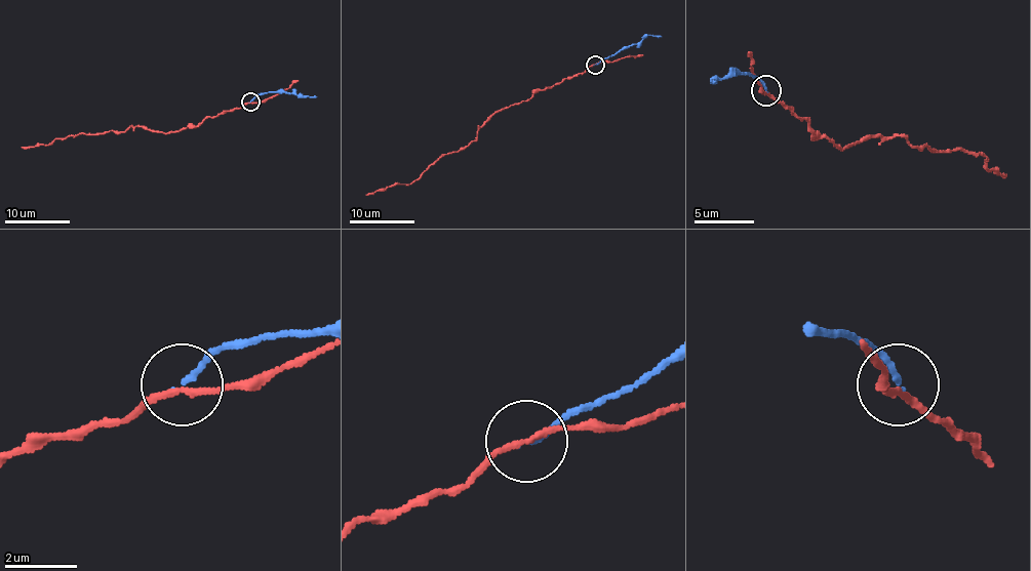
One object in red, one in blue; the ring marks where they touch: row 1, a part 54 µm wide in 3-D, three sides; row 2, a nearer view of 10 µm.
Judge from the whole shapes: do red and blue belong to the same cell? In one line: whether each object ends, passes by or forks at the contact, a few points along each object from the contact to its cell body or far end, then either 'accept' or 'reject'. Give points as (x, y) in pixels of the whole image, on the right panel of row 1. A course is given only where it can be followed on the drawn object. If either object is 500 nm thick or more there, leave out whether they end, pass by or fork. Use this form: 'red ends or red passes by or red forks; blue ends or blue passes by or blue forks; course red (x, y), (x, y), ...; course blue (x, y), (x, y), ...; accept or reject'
red passes by; blue ends; course red (766, 92), (841, 150), (902, 134), (917, 147), (977, 153), (992, 170), (1006, 173); course blue (766, 89), (755, 78), (737, 75), (727, 75), (713, 81), (713, 84); reject

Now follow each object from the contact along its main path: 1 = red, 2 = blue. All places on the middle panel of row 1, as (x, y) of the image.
1: (595, 65), (525, 100), (498, 111), (478, 130), (476, 138), (457, 151), (442, 154), (409, 184), (365, 195)
2: (595, 65), (624, 48), (639, 43), (647, 35), (661, 35)

